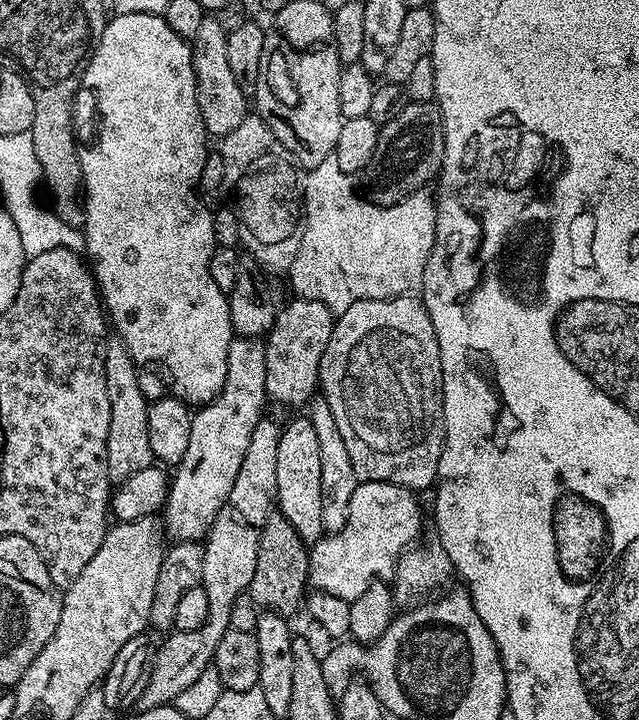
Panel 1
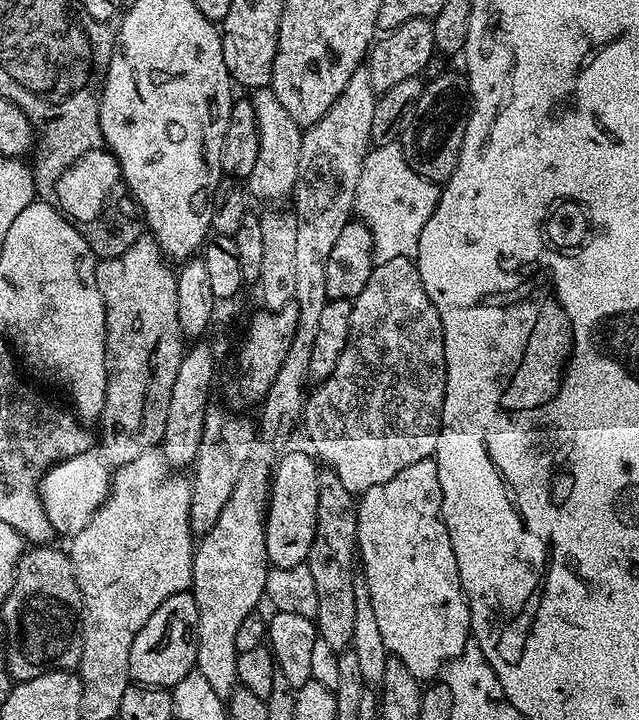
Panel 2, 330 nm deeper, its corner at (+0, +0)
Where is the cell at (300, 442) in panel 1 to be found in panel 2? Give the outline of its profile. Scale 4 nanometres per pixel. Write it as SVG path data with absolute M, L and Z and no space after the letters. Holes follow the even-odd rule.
M307 451L305 452L286 453L277 464L275 461L274 471L270 476L264 541L269 565L274 568L305 563L310 554L310 546L314 542L318 514L318 478L321 469L316 468L317 461Z

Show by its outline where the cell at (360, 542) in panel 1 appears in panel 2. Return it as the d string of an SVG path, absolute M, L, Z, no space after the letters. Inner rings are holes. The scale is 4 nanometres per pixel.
M435 459L414 462L414 466L398 470L390 482L370 486L370 490L362 493L356 510L356 546L362 565L362 579L370 590L370 602L374 605L382 642L391 655L406 662L406 670L410 670L416 680L428 682L439 677L444 665L470 642L472 619L468 600L460 585L454 546L444 525L442 490Z

